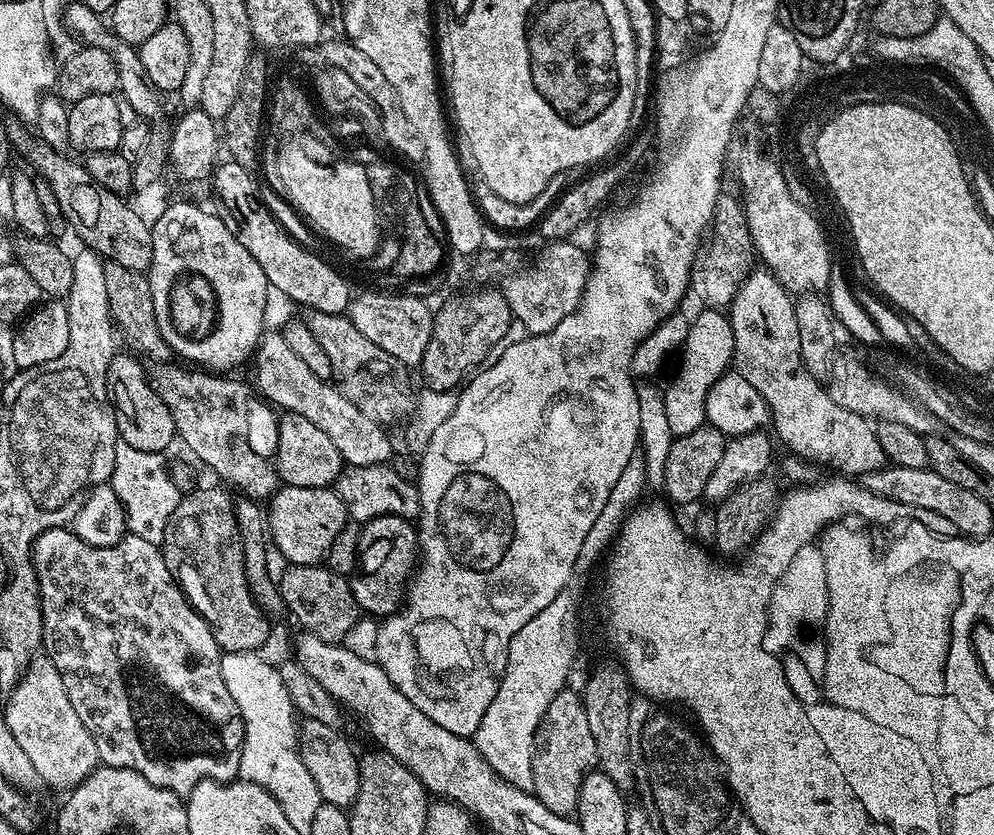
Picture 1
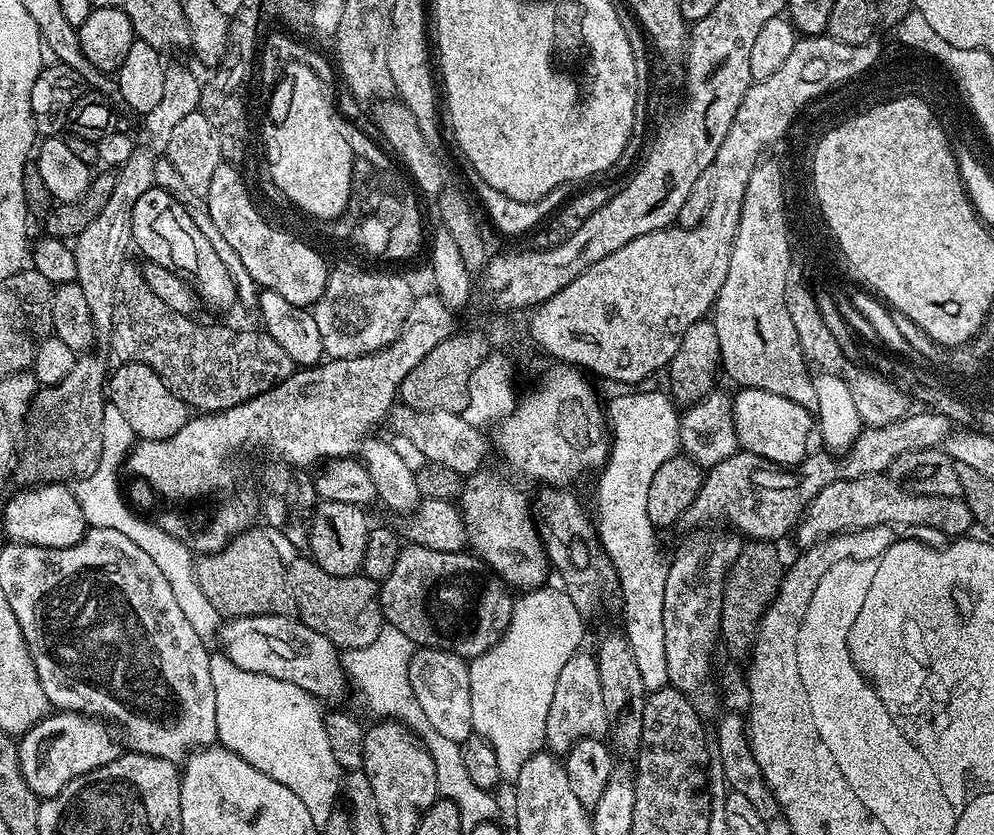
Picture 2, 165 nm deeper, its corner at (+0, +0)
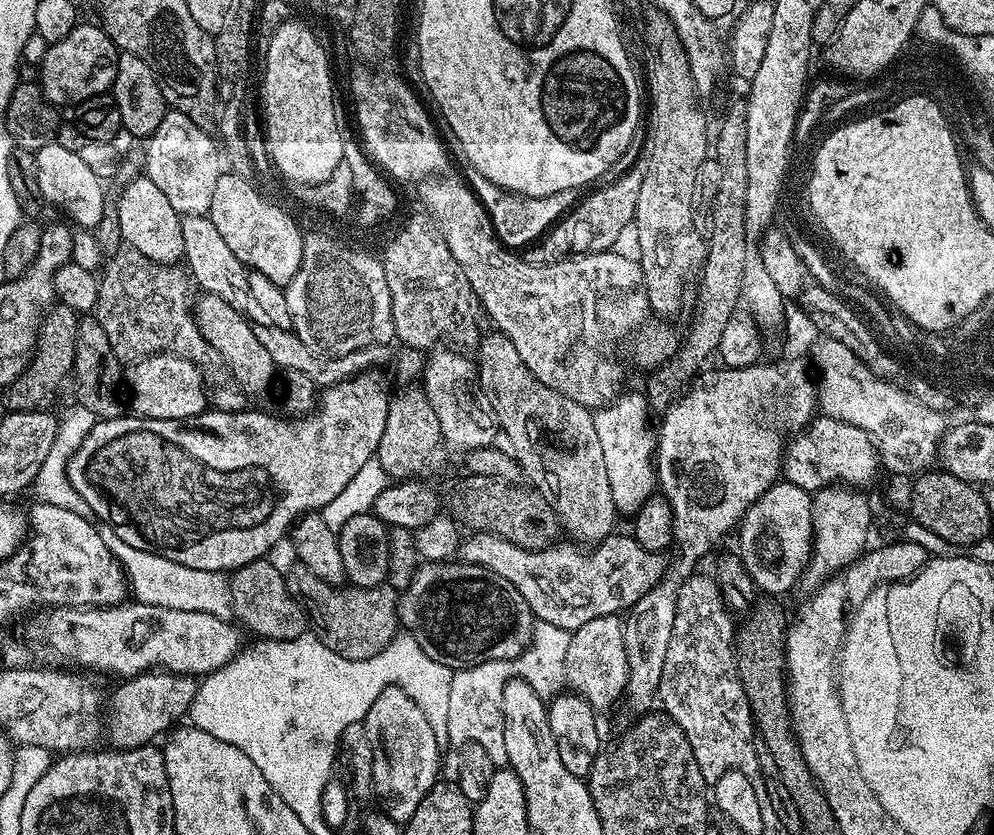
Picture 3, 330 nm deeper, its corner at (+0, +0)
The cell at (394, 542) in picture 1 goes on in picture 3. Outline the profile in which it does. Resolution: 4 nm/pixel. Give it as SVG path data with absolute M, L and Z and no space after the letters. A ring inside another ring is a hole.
M424 562L416 569L414 578L410 582L409 591L406 593L404 603L398 609L403 631L412 636L414 642L418 642L418 646L422 646L422 650L426 650L426 654L430 654L430 658L434 658L434 662L442 662L442 666L447 668L459 670L491 660L517 660L526 649L524 642L532 641L532 635L529 634L528 629L534 626L534 617L526 598L522 598L522 594L518 594L518 590L514 590L514 586L510 586L510 582L506 582L506 578L502 578L502 574L494 574L488 568L463 562Z

